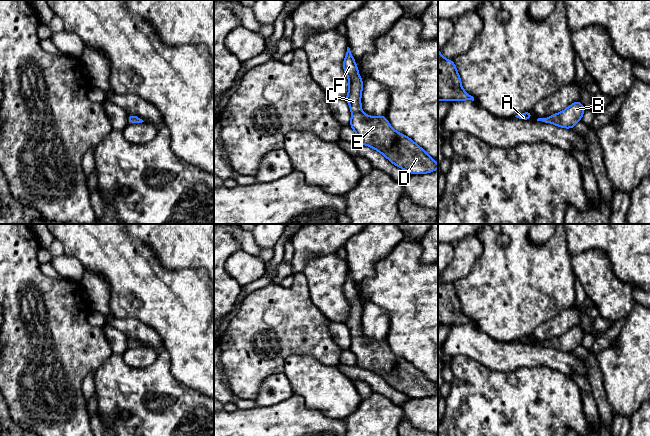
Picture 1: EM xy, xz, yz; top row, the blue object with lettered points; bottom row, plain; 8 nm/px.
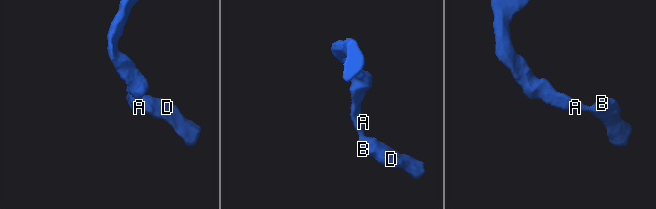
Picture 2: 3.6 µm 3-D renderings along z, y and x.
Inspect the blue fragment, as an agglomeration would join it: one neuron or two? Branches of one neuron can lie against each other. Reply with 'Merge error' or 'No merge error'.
No merge error

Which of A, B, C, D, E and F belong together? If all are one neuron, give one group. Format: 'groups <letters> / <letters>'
groups A B C D E F

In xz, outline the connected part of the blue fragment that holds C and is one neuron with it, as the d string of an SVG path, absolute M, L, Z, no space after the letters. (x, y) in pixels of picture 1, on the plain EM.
M349 271L343 293L349 303L349 315L345 323L352 337L349 349L357 358L357 366L377 374L410 398L426 398L437 394L435 383L412 363L395 355L385 339L373 341L362 336L363 305Z

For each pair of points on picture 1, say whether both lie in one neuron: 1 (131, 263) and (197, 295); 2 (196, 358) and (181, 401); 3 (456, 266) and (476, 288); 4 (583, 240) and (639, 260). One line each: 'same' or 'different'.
1: same
2: different
3: different
4: same

